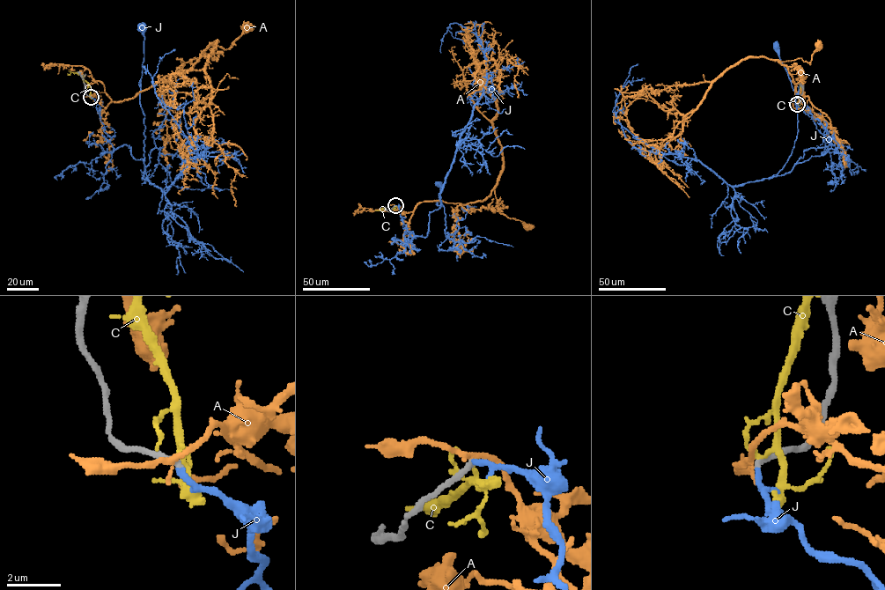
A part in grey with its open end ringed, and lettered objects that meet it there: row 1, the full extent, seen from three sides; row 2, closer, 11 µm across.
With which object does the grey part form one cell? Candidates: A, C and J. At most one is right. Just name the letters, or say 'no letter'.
J

